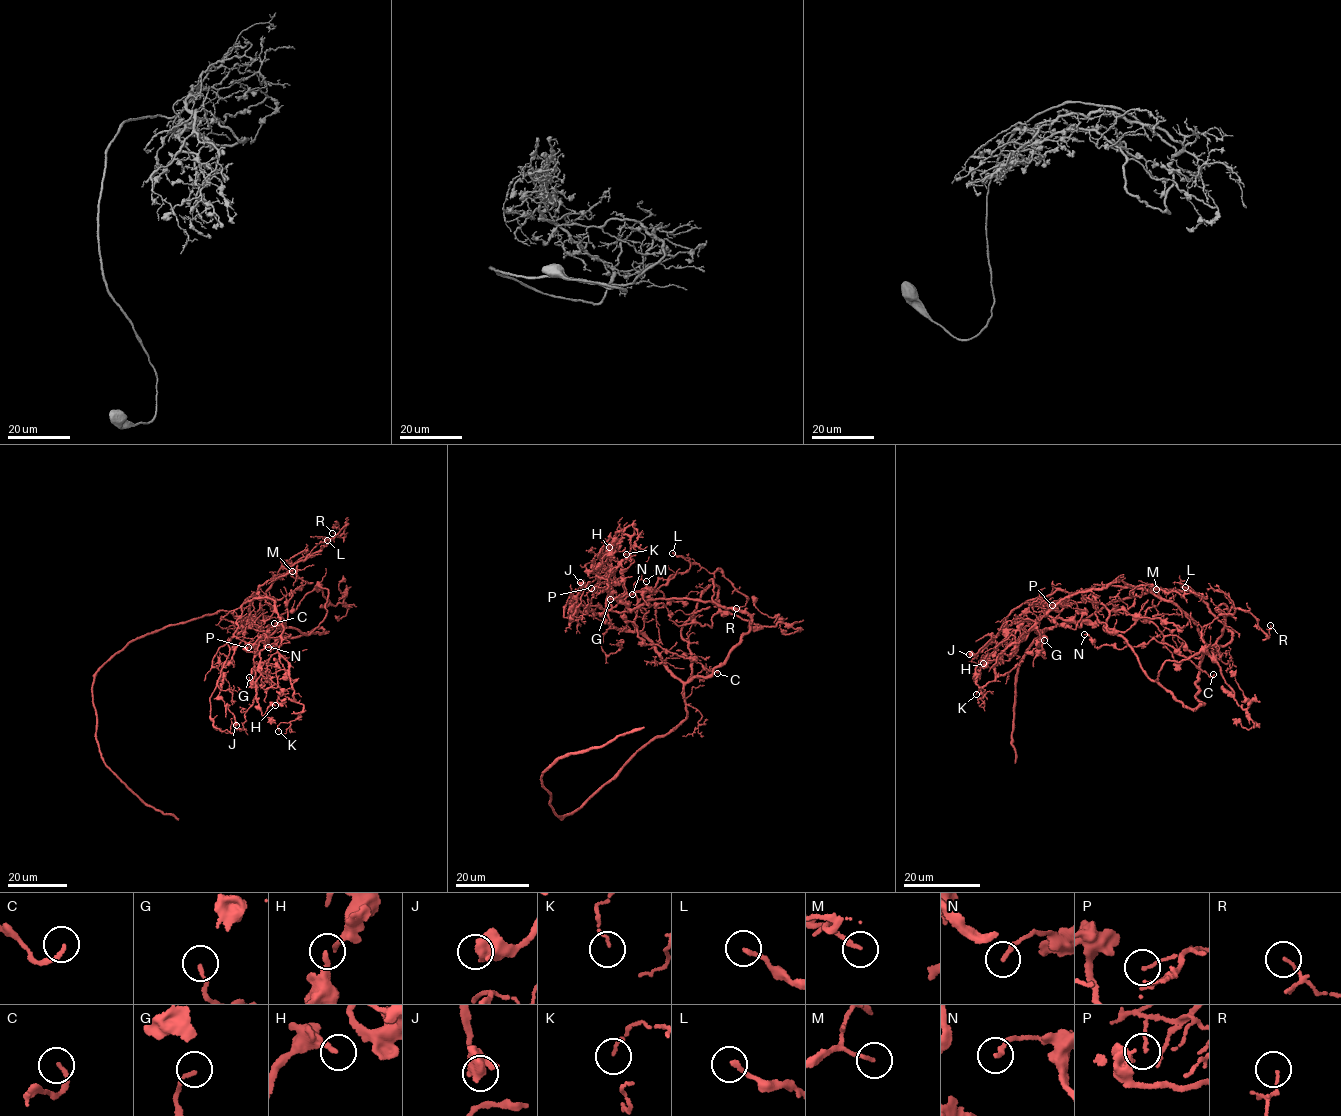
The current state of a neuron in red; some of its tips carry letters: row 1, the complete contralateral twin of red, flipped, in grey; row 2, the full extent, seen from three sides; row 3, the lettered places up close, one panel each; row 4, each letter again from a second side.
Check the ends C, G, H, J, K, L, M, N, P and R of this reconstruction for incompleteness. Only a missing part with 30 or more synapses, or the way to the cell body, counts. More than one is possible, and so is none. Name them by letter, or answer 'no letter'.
no letter

